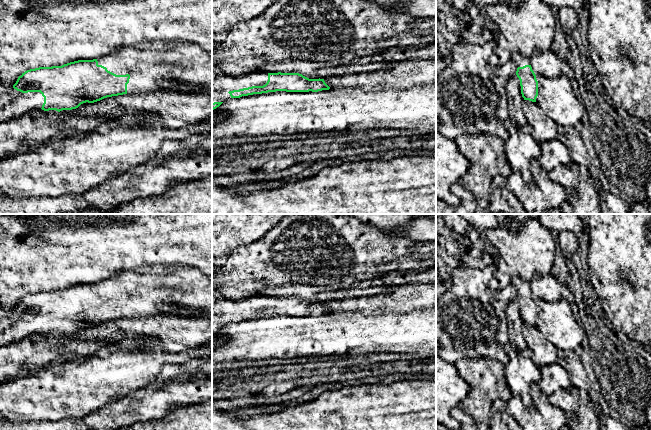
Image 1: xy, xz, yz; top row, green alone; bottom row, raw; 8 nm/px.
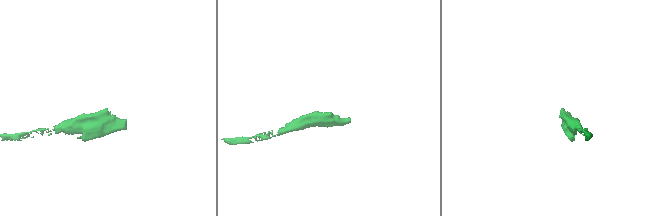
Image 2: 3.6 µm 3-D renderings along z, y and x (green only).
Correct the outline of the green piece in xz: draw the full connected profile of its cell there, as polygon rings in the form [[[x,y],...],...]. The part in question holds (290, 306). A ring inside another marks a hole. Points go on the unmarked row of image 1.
[[[212,288],[212,335],[230,322],[276,315],[318,316],[329,313],[324,303],[309,303],[299,297],[257,295],[235,300]]]

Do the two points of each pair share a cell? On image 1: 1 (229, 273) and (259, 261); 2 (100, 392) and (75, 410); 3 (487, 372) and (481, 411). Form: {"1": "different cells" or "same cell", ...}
{"1": "same cell", "2": "same cell", "3": "same cell"}

